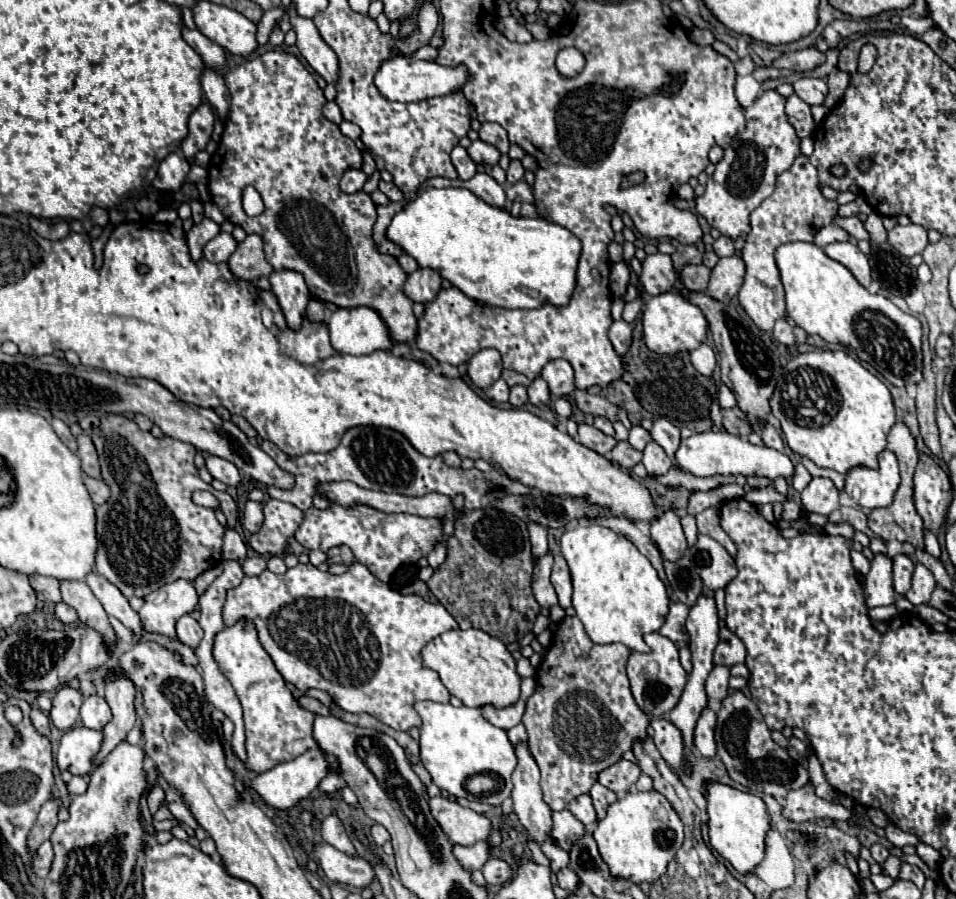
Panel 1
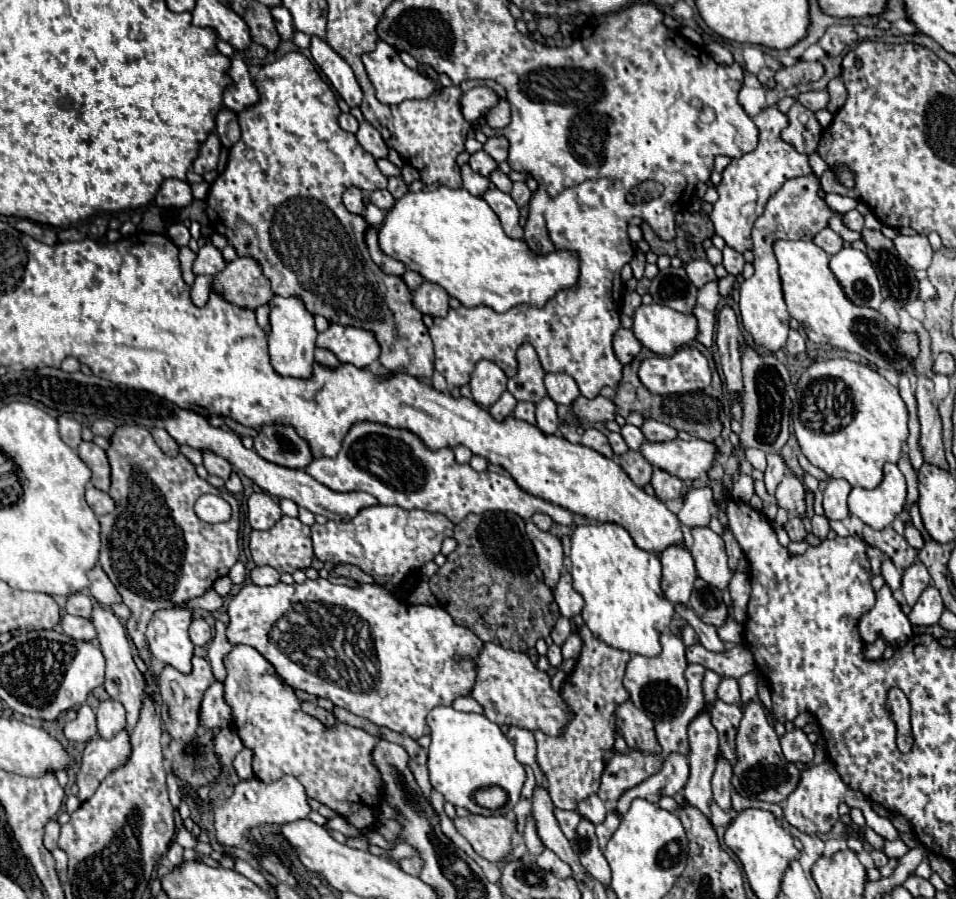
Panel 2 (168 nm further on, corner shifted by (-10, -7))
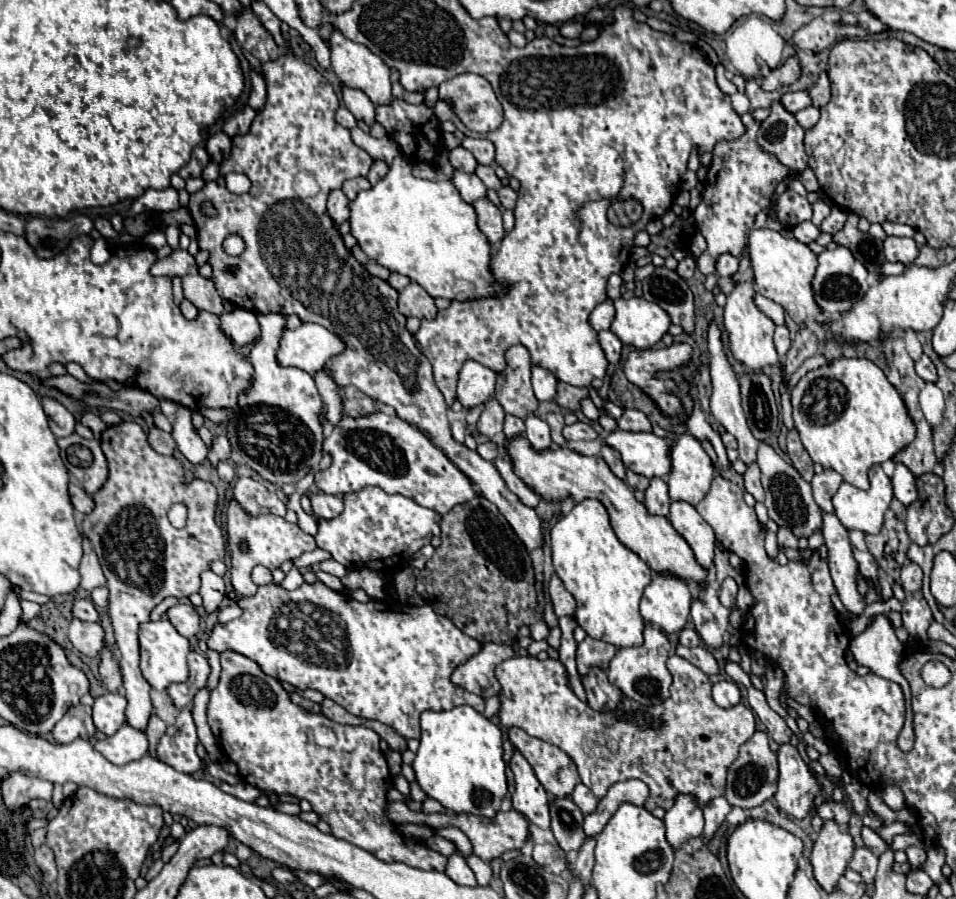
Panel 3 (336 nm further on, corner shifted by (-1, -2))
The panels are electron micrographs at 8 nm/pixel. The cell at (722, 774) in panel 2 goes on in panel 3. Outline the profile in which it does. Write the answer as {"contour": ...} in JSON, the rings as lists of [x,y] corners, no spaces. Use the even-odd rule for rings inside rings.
{"contour":[[[714,798],[714,802],[704,806],[704,820],[706,820],[706,824],[704,824],[702,838],[704,838],[706,844],[714,838],[716,830],[722,826],[722,822],[724,822],[728,812],[730,812],[730,804],[726,802],[726,798]]]}

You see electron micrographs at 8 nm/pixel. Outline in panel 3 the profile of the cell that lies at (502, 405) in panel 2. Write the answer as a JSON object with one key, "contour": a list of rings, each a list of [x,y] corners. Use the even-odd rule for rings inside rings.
{"contour":[[[490,398],[478,420],[478,434],[484,438],[494,438],[502,432],[502,426],[504,426],[504,410],[496,398]]]}

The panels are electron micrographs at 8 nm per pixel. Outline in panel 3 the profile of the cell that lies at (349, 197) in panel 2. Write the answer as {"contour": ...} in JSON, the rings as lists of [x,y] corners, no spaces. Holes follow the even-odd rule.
{"contour":[[[332,190],[330,196],[328,196],[328,206],[326,206],[328,208],[328,216],[332,218],[332,222],[336,226],[346,222],[348,216],[350,216],[350,212],[346,210],[346,202],[348,202],[348,198],[342,194],[342,190]]]}

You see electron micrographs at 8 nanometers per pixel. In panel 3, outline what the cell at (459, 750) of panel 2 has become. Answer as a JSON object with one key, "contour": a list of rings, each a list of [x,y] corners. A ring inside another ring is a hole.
{"contour":[[[456,706],[442,714],[422,714],[422,738],[412,768],[426,796],[438,800],[446,810],[456,814],[494,818],[506,796],[502,732],[470,706]]]}

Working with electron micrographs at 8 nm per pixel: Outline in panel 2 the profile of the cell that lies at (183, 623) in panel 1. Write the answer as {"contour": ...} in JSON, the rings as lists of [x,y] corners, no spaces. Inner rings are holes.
{"contour":[[[193,619],[191,627],[189,627],[189,637],[191,637],[193,645],[205,647],[213,639],[213,633],[211,633],[211,627],[203,619]]]}

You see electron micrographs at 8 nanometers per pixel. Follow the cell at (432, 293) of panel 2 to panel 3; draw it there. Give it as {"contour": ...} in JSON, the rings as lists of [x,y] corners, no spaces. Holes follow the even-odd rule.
{"contour":[[[410,282],[398,298],[398,310],[404,316],[416,316],[416,318],[426,318],[432,320],[436,316],[436,306],[434,306],[434,298],[426,294],[426,290],[422,290],[420,284]]]}

